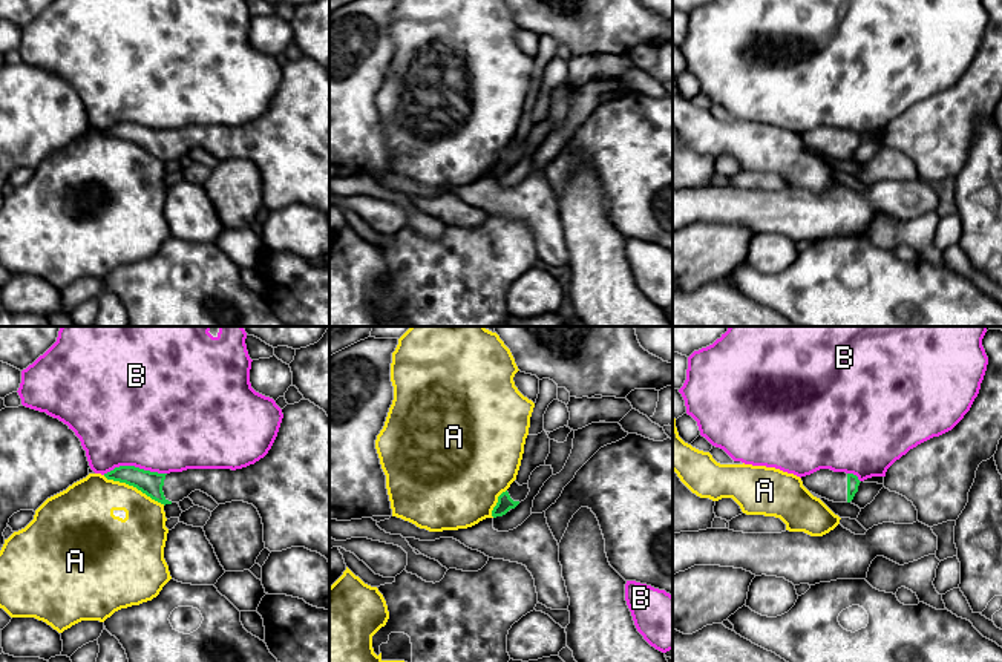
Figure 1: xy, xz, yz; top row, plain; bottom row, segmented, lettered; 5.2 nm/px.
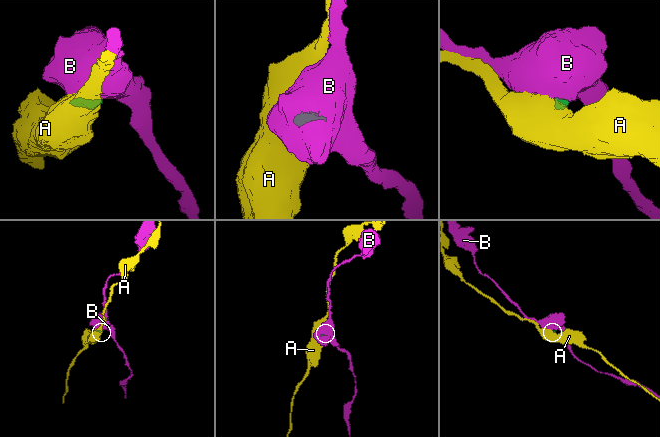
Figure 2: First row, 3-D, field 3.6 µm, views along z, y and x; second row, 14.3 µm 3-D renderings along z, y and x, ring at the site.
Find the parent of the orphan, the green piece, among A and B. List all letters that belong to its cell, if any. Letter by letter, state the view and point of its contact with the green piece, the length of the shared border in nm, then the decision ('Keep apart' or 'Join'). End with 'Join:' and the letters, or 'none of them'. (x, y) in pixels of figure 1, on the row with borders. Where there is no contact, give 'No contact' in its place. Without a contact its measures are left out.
A: Touches green at xy (134, 486). Shared border 360 nm. Keep apart
B: Touches green at xy (134, 466). Shared border 340 nm. Keep apart
Join: none of them

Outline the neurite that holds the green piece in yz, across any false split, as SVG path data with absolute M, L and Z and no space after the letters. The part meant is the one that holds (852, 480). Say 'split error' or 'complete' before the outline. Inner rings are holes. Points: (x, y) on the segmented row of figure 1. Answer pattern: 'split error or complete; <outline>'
split error; M820 469L801 477L801 481L809 492L833 503L850 503L861 483L853 474L833 472L830 469Z

